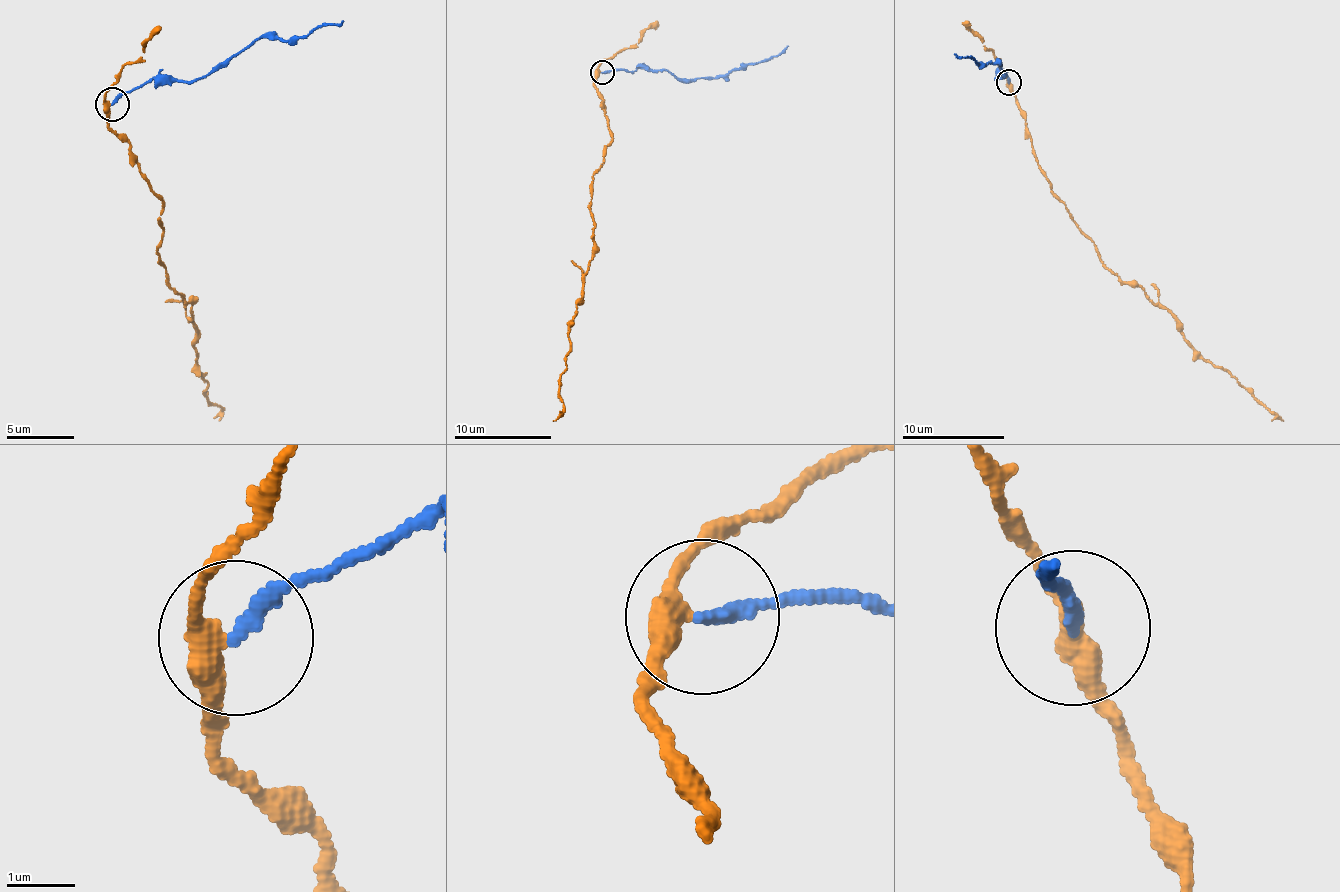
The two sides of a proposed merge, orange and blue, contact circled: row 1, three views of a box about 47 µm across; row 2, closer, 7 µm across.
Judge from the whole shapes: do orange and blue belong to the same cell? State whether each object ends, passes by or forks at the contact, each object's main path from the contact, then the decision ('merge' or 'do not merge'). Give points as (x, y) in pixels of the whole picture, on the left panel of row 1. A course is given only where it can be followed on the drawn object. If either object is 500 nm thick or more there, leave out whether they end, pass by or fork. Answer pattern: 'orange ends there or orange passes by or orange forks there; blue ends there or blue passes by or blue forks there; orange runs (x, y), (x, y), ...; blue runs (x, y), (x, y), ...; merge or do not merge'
orange passes by; blue ends there; orange runs (110, 104), (108, 131), (128, 144), (161, 201), (166, 283), (191, 298), (196, 372), (221, 407), (214, 417); blue runs (113, 104), (156, 78), (199, 81), (258, 37), (307, 36), (342, 22); do not merge

